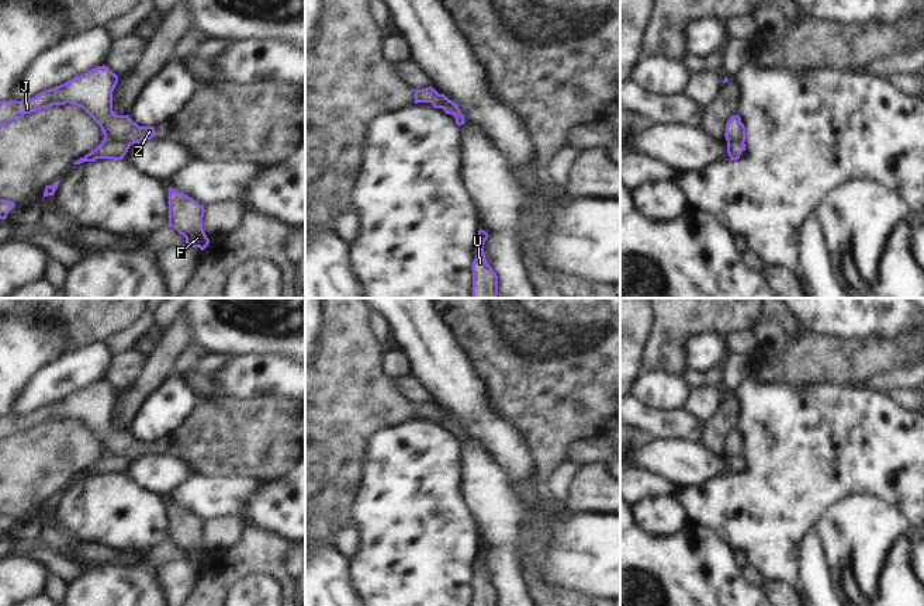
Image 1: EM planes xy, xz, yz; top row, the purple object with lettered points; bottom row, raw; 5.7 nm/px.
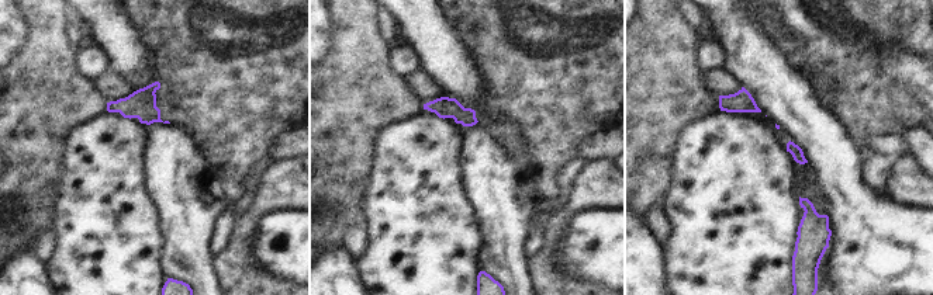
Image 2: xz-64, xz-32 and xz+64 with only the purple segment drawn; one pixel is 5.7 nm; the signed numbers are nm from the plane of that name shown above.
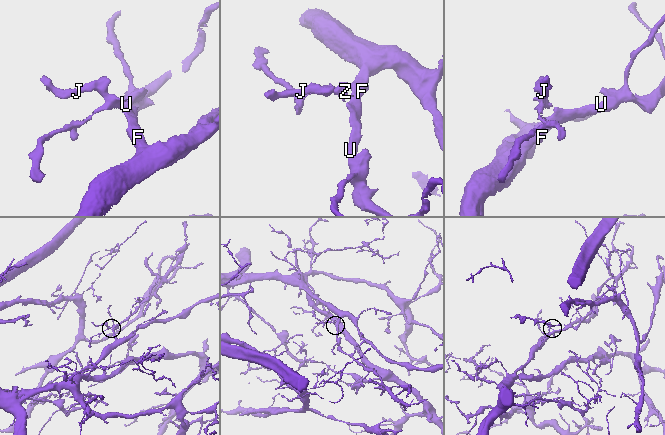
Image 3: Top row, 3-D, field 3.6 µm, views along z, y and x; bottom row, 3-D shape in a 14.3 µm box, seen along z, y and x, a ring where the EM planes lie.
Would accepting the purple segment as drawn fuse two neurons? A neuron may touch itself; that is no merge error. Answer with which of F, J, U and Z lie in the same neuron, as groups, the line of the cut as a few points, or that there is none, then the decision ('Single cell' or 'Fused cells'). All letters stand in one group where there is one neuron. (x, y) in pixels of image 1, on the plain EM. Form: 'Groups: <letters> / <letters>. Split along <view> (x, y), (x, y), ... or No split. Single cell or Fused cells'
Groups: F U / J Z. Split along xy (104, 452), (130, 460). Fused cells

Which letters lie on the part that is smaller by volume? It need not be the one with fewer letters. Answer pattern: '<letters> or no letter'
J, Z

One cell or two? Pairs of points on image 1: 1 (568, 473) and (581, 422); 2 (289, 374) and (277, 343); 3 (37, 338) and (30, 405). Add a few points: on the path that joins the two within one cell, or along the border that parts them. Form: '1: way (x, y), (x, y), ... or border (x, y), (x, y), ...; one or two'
1: border (568, 460), (552, 475), (550, 490); two
2: border (249, 353), (290, 359); two
3: border (59, 357), (47, 364), (14, 401); two

